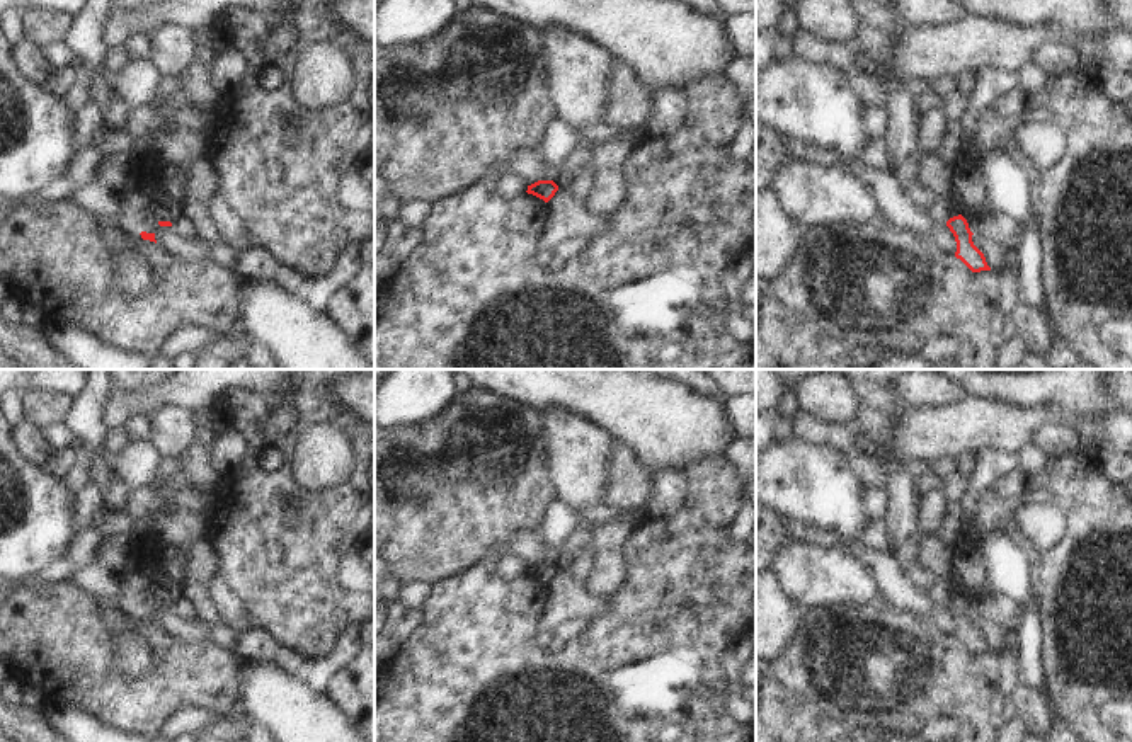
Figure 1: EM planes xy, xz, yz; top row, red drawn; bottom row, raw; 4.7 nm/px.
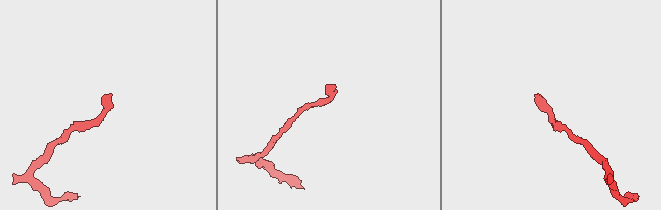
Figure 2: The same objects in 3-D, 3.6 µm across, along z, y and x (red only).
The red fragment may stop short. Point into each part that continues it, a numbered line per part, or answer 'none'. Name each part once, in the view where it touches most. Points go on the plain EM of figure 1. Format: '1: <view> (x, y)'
none

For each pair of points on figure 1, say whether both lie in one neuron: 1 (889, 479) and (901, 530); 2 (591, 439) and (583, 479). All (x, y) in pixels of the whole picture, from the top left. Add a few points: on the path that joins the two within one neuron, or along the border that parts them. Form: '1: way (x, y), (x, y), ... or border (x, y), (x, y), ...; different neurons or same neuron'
1: way (901, 490), (901, 518); same neuron
2: way (583, 450), (583, 468); same neuron

